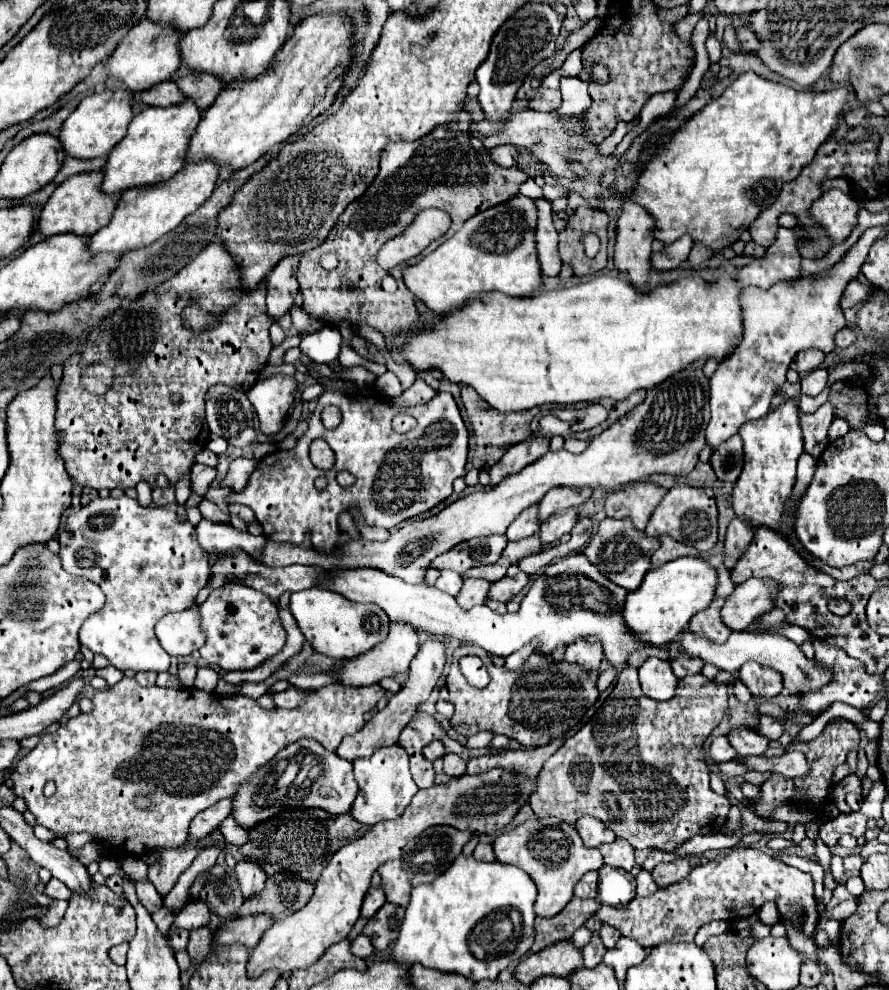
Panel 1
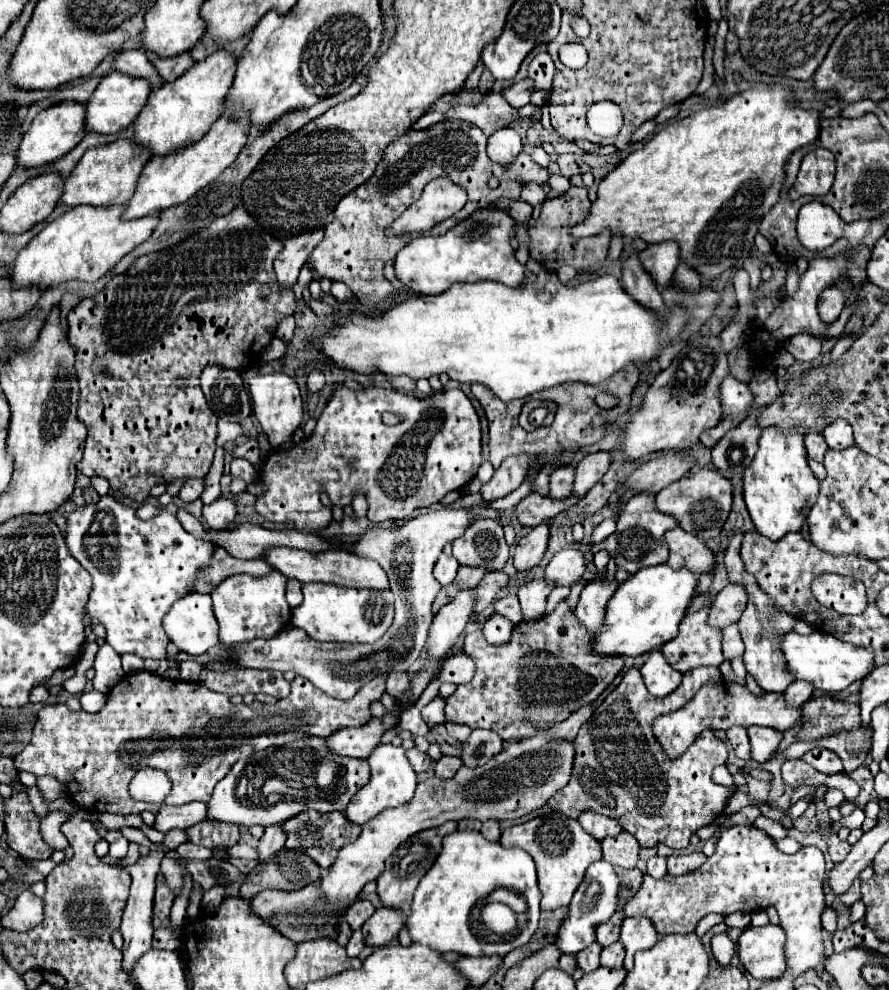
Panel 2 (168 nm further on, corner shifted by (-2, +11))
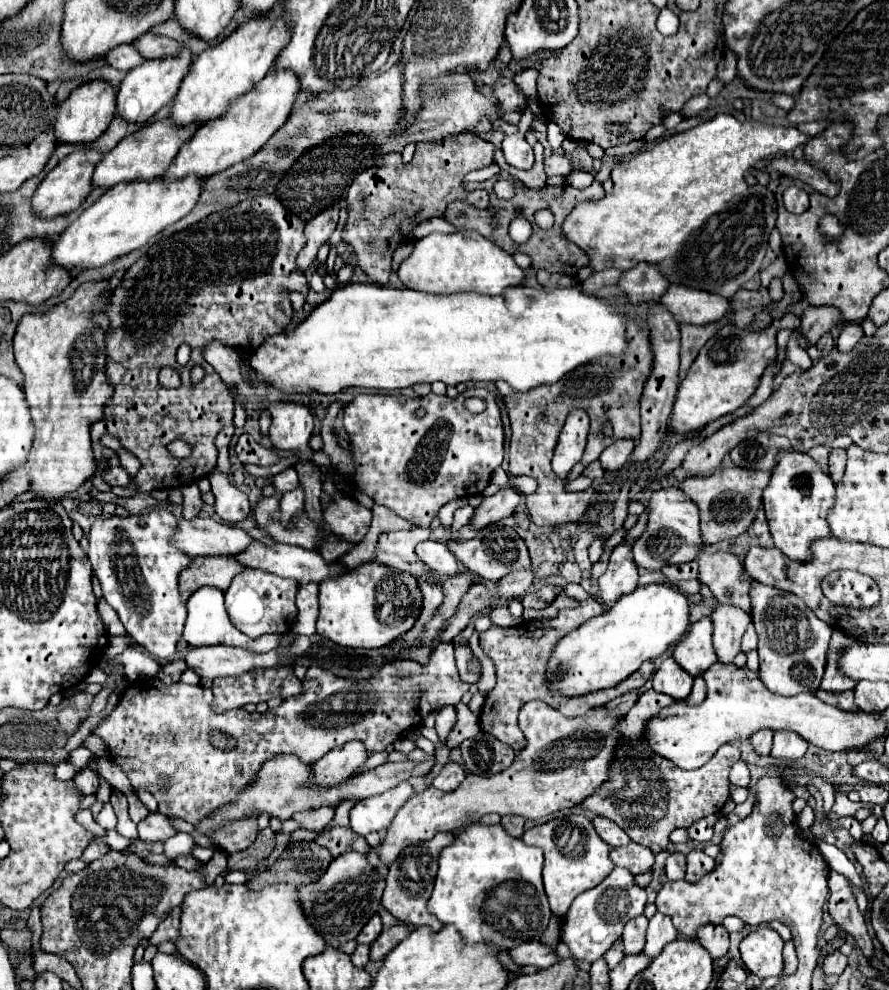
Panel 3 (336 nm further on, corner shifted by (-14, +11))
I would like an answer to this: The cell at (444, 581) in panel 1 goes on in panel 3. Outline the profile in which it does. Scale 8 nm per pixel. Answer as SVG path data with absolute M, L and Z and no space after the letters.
M426 540L426 542L420 542L416 546L416 554L418 558L430 566L432 570L444 574L444 576L456 576L462 572L458 560L454 558L454 554L448 550L446 544L442 542L434 542L434 540Z

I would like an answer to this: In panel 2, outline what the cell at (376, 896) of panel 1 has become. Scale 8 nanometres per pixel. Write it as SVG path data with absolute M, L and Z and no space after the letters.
M358 900L358 902L354 902L354 906L346 912L346 916L344 916L344 920L350 924L350 928L352 930L356 930L356 928L360 928L372 914L374 914L374 904L370 902L370 900Z

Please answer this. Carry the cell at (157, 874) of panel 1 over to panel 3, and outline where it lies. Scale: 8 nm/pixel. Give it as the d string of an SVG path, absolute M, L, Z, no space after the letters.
M174 908L166 918L164 918L164 922L160 922L158 924L158 928L156 928L156 932L150 936L150 944L160 944L160 942L164 942L164 940L170 940L170 942L176 942L176 938L178 938L178 934L180 934L180 930L178 930L178 924L180 924L180 908Z

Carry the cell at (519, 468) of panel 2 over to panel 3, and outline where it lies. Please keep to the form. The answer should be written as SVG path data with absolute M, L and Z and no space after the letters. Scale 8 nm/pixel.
M504 488L498 494L482 500L482 504L474 510L470 526L474 530L482 530L494 522L500 522L502 518L508 518L514 514L518 502L520 502L520 494L514 488Z

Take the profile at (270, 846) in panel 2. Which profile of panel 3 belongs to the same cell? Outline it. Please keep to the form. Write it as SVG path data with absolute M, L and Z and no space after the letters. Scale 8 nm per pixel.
M320 806L316 810L306 810L306 812L296 812L292 820L300 822L308 830L322 830L332 818L334 818L334 806Z

